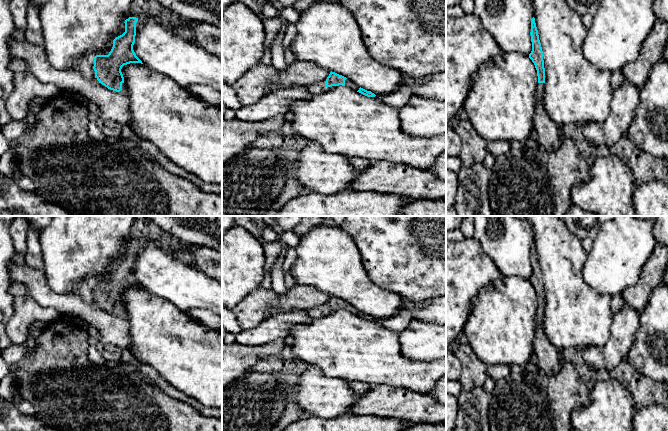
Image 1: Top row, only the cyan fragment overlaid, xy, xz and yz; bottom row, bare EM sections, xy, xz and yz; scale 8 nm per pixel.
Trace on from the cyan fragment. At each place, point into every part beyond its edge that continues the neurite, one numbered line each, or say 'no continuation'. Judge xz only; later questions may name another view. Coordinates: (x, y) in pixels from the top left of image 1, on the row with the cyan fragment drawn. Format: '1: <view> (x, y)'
1: xz (303, 73)

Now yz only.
1: yz (548, 135)

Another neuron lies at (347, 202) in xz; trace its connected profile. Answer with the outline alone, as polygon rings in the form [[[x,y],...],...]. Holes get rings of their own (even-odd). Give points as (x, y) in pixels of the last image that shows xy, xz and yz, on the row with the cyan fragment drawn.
[[[348,188],[330,195],[308,192],[294,197],[272,216],[402,216],[402,208],[412,201]]]

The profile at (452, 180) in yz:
[[[446,168],[446,209],[455,206],[458,187],[459,177],[457,172]]]

